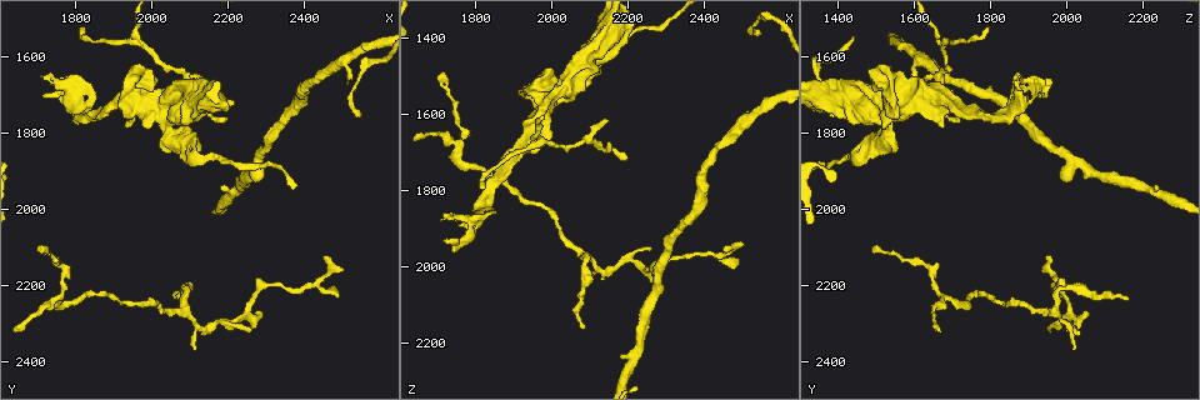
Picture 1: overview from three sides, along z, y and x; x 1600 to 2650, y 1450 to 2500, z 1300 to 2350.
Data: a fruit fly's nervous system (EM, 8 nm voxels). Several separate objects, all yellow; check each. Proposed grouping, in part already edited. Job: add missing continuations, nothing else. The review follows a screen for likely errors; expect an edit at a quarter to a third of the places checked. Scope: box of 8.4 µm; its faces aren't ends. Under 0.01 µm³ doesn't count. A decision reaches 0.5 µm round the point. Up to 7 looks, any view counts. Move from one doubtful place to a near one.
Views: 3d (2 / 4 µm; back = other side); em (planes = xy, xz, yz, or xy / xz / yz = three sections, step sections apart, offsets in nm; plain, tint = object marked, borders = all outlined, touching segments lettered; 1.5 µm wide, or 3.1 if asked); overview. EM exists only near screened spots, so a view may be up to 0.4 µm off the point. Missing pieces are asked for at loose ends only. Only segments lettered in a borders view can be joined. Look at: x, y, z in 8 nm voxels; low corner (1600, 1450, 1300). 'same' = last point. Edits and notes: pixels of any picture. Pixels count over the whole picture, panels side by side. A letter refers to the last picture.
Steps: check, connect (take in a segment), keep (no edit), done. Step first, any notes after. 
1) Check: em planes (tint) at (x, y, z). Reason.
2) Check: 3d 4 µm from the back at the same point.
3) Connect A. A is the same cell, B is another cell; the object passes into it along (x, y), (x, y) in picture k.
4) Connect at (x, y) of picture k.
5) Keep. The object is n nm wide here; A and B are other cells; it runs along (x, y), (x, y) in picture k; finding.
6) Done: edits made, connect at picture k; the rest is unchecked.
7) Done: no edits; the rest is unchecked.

Check: 3d 4 µm at (2255, 2310, 1955). Branch stops here.

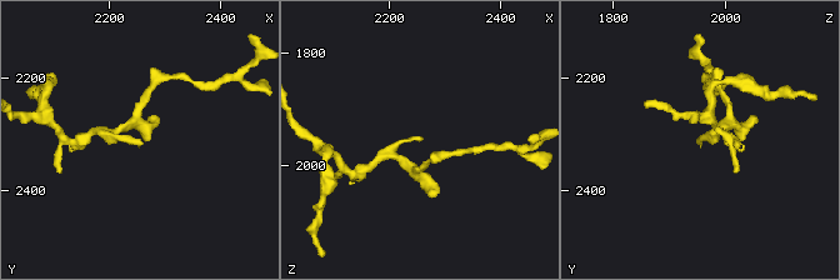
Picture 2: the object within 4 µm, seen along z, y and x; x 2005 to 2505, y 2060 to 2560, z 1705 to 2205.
Check: em planes (borders) at (2255, 2315, 1950). Need the tissue.

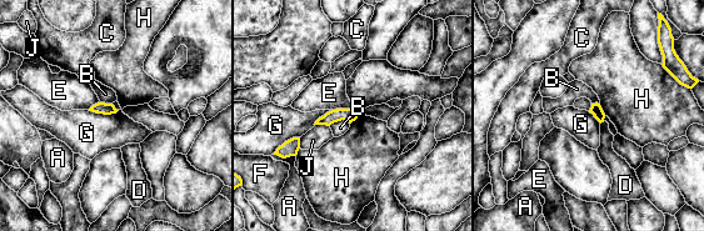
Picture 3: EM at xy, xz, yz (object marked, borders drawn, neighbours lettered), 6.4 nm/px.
Keep. A, B, C, D, E, F, G, H and J are other cells; a border runs along (88, 110), (119, 110) in picture 3; no lettered segment goes on from it.

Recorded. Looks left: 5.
Check: em planes (tint) at (2190, 1770, 1720). Thin end.

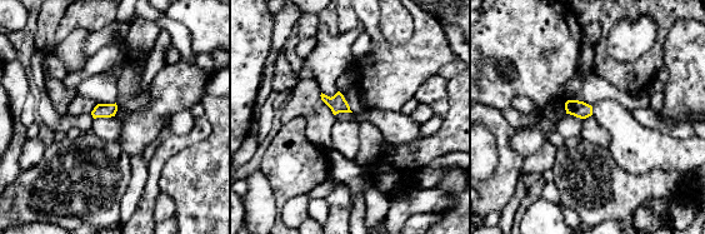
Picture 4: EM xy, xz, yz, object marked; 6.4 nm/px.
Check: em planes (borders) at the same point.

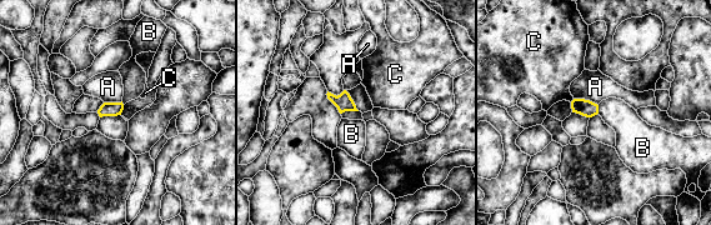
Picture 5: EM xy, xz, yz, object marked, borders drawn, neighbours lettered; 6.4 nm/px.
Keep. A, B and C are other cells; a border runs along (597, 105), (599, 113) in picture 5; none of them fits.

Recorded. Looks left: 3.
Check: em xy step 4 (borders) at (1825, 1525, 1785). An open end.

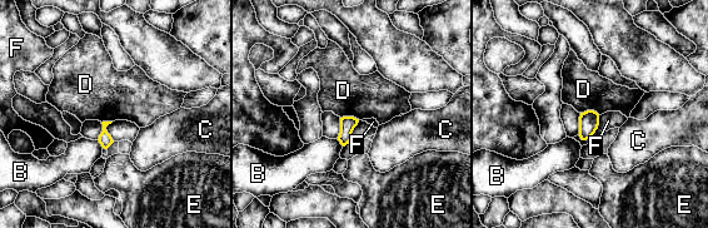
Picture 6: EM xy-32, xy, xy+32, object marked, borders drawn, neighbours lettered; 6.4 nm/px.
Keep. The longest contact is with F, 200 nm; B, C, D, E and F are other cells; no lettered segment goes on from it.

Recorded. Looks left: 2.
Done: no edits; the rest is unchecked.

